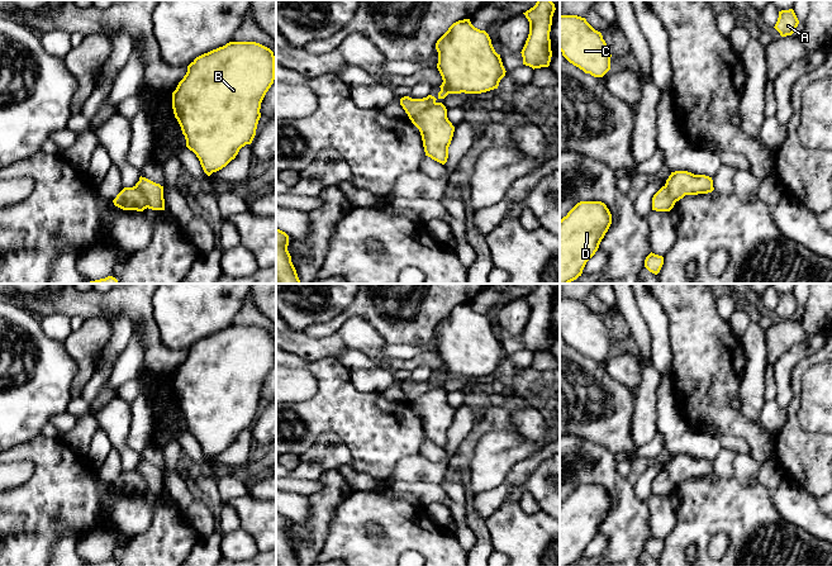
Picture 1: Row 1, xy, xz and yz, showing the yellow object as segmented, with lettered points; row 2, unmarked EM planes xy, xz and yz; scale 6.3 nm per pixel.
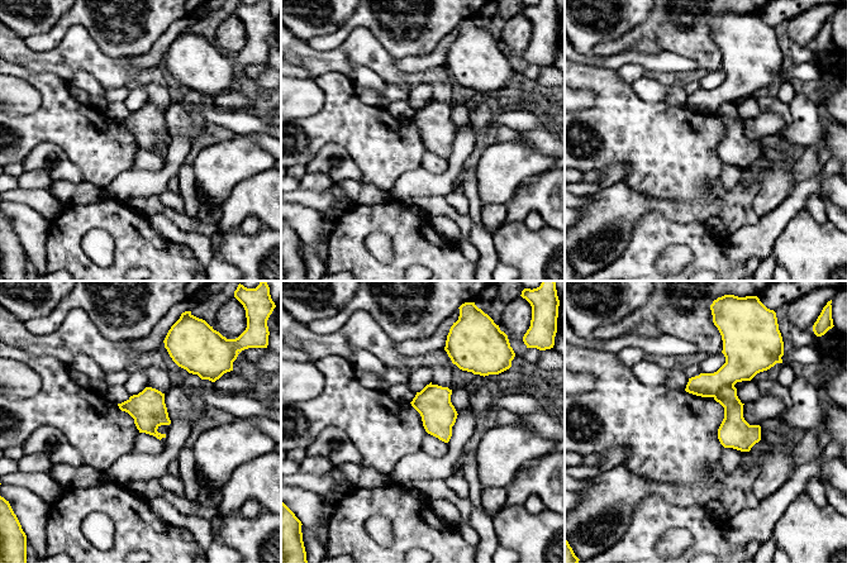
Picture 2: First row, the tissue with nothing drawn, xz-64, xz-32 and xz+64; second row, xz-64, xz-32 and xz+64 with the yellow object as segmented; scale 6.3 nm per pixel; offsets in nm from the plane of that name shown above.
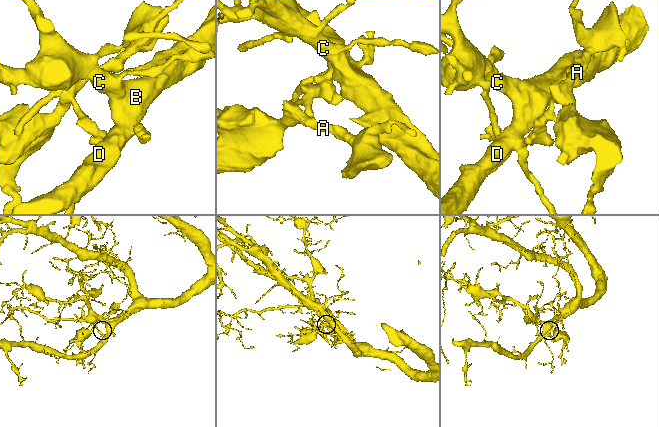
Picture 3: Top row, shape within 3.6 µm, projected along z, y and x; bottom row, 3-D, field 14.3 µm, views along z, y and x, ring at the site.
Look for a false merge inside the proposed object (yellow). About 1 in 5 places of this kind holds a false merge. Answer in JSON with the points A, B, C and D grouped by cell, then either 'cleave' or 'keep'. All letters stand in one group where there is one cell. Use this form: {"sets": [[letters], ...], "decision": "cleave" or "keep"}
{"sets": [["A"], ["B", "C", "D"]], "decision": "cleave"}

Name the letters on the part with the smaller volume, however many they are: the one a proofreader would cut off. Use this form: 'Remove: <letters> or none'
Remove: A

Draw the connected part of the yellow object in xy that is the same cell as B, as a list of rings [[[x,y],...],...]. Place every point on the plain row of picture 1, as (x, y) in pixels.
[[[229,325],[196,341],[187,349],[186,358],[172,376],[172,393],[185,419],[186,431],[196,438],[208,460],[225,451],[242,431],[252,427],[261,401],[261,386],[274,363],[274,336],[256,325]]]

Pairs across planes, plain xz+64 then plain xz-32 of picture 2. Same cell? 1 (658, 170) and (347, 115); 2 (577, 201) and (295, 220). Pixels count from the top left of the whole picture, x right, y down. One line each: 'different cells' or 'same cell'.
1: same cell
2: different cells

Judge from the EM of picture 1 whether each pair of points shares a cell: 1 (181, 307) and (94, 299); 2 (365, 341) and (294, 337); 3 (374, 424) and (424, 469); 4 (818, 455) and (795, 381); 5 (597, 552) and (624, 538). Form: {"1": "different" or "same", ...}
{"1": "different", "2": "same", "3": "different", "4": "same", "5": "different"}

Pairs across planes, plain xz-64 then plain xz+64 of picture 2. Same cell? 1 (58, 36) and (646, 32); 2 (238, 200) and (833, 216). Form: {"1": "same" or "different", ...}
{"1": "same", "2": "same"}

